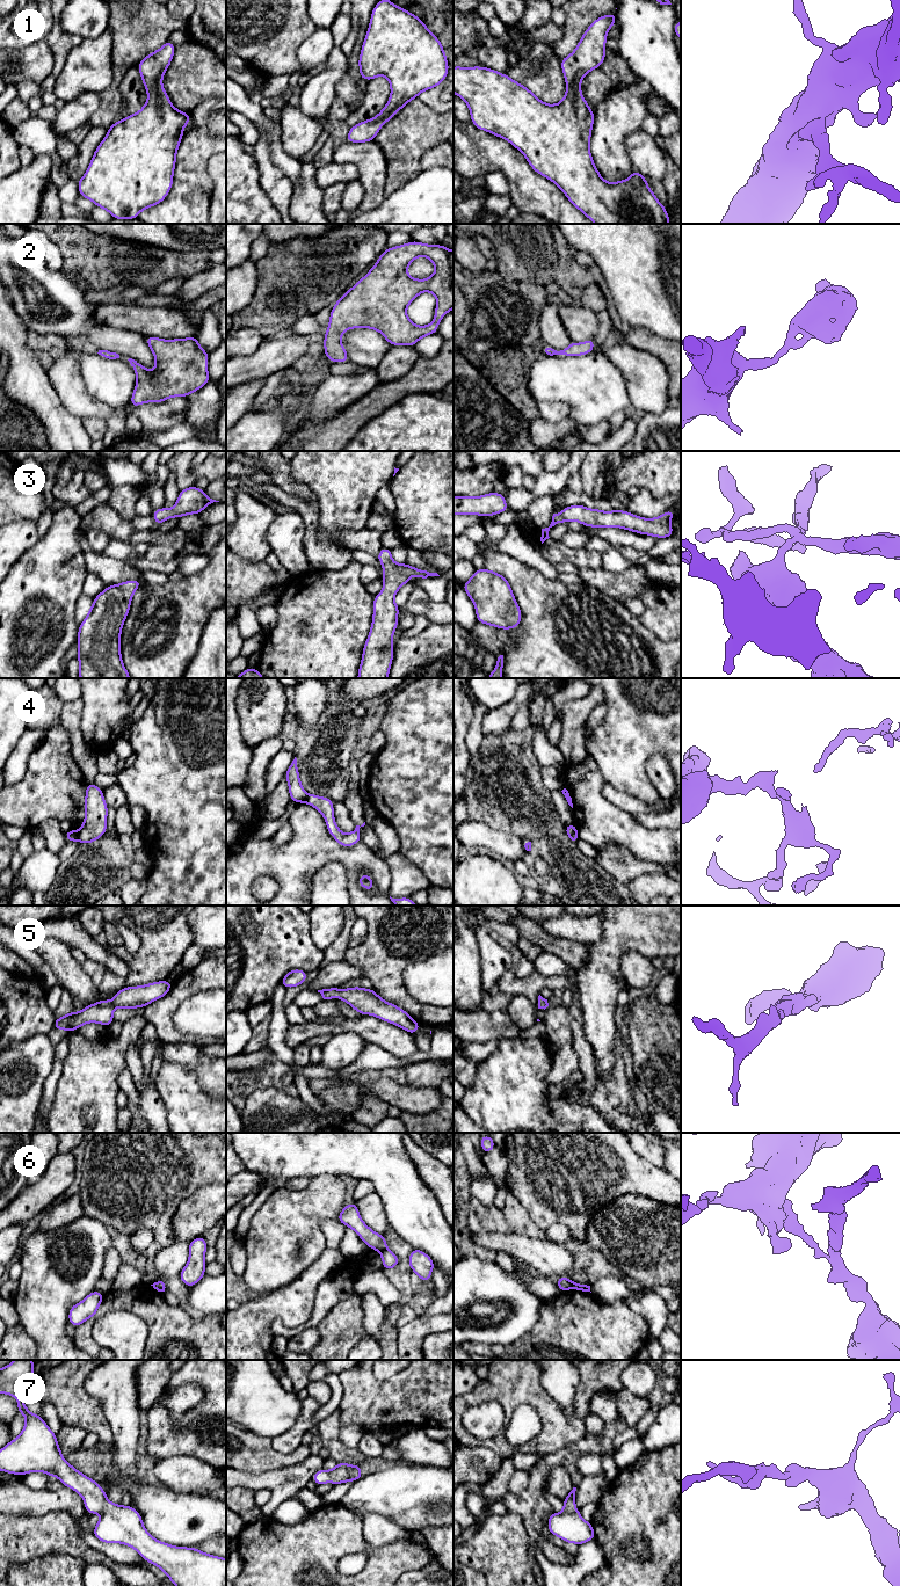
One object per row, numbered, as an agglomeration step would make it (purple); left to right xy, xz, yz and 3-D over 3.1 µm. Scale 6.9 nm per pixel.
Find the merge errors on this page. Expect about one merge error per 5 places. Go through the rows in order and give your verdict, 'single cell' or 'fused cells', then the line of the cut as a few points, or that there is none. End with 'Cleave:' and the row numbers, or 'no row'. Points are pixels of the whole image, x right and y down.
1: single cell; no cut
2: single cell; no cut
3: single cell; no cut
4: fused cells; cut in xz along (307, 794), (304, 801)
5: single cell; no cut
6: fused cells; cut in xz along (386, 1249), (380, 1251)
7: single cell; no cut
Cleave: 4, 6

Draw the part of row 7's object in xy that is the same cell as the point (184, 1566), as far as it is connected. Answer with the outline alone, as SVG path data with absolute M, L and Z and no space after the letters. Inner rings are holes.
M14 1360L0 1369L0 1394L7 1394L17 1399L17 1413L26 1417L26 1425L17 1438L9 1441L0 1450L0 1470L13 1475L27 1475L42 1471L48 1476L58 1477L63 1486L78 1492L85 1503L88 1514L100 1513L101 1518L94 1527L93 1535L103 1543L121 1543L133 1548L143 1559L158 1566L175 1586L226 1586L226 1558L205 1554L197 1548L175 1547L155 1540L143 1525L141 1515L131 1505L122 1506L107 1499L100 1484L81 1474L65 1461L59 1448L57 1435L39 1414L31 1413L20 1392L19 1387L35 1378L35 1362L31 1360Z

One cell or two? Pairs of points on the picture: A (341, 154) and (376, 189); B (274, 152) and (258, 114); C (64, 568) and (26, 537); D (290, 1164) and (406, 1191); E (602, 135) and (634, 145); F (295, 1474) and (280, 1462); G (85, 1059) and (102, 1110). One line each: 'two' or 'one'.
A: one
B: one
C: two
D: one
E: two
F: two
G: one

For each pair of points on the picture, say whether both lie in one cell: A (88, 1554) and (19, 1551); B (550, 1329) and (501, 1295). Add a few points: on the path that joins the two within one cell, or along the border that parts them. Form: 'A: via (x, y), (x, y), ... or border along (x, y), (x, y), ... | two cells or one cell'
A: via (71, 1543), (36, 1543) | one cell
B: border along (544, 1302), (539, 1309), (536, 1323), (517, 1339) | two cells

